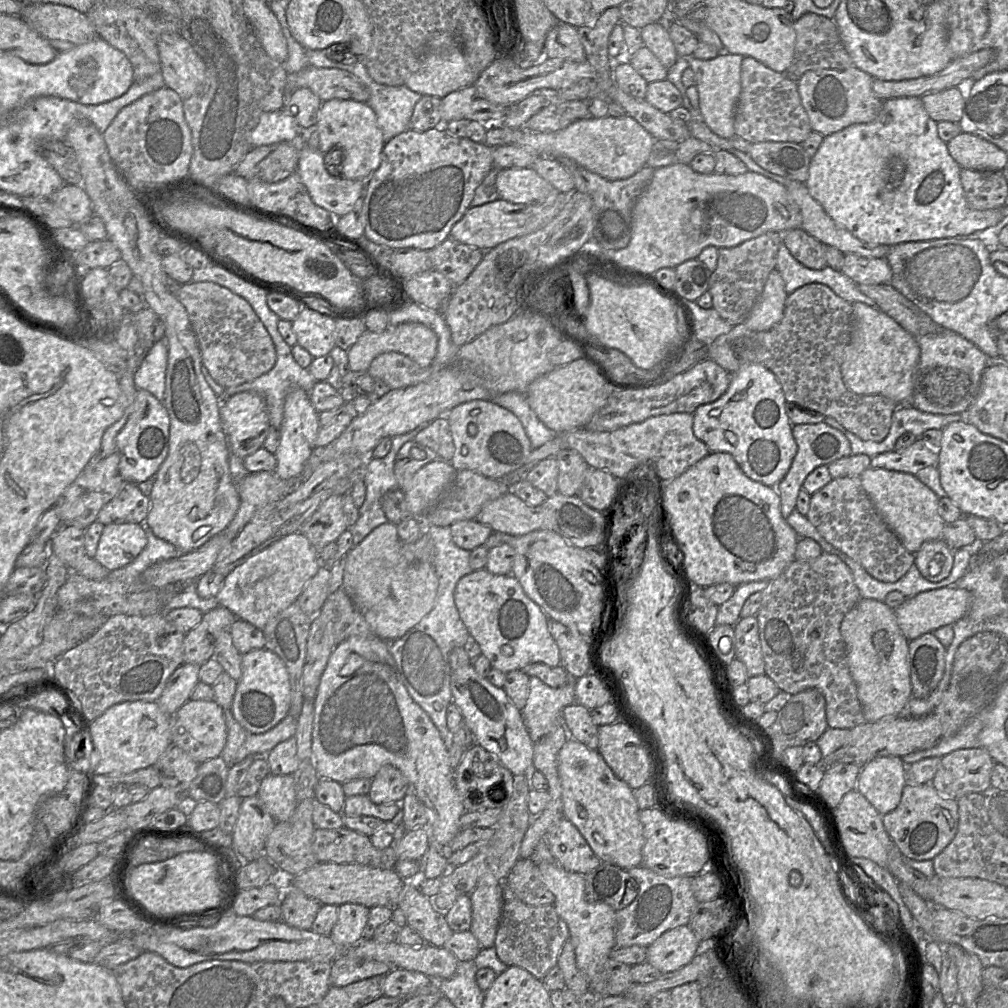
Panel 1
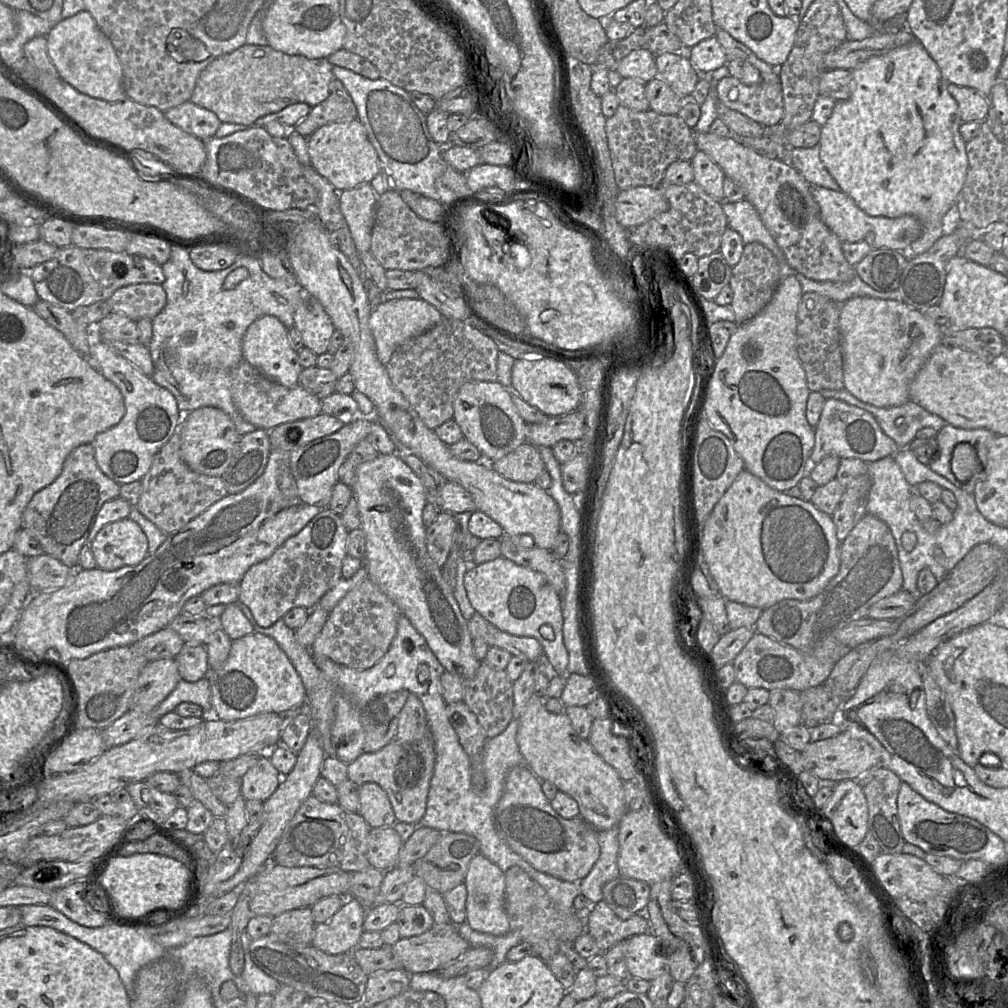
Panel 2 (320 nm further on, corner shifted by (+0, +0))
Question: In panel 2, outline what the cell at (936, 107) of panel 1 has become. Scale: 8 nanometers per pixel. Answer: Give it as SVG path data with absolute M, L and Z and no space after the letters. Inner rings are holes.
M947 84L947 91L958 105L959 116L963 123L982 123L988 113L988 97L973 88Z

